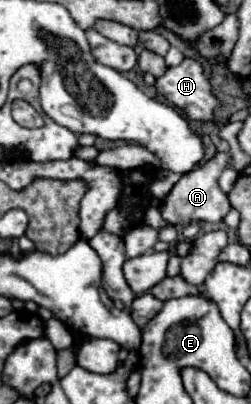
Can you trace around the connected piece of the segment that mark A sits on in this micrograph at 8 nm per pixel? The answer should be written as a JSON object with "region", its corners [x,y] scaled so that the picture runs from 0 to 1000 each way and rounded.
{"region":[[[861,376],[861,386],[813,406],[789,406],[789,416],[757,421],[749,431],[725,431],[725,441],[693,455],[693,465],[661,480],[653,505],[645,505],[645,545],[661,554],[701,559],[701,554],[757,554],[781,545],[813,550],[884,550],[900,530],[876,530],[876,460],[869,441],[876,426],[908,411],[908,376]]]}

